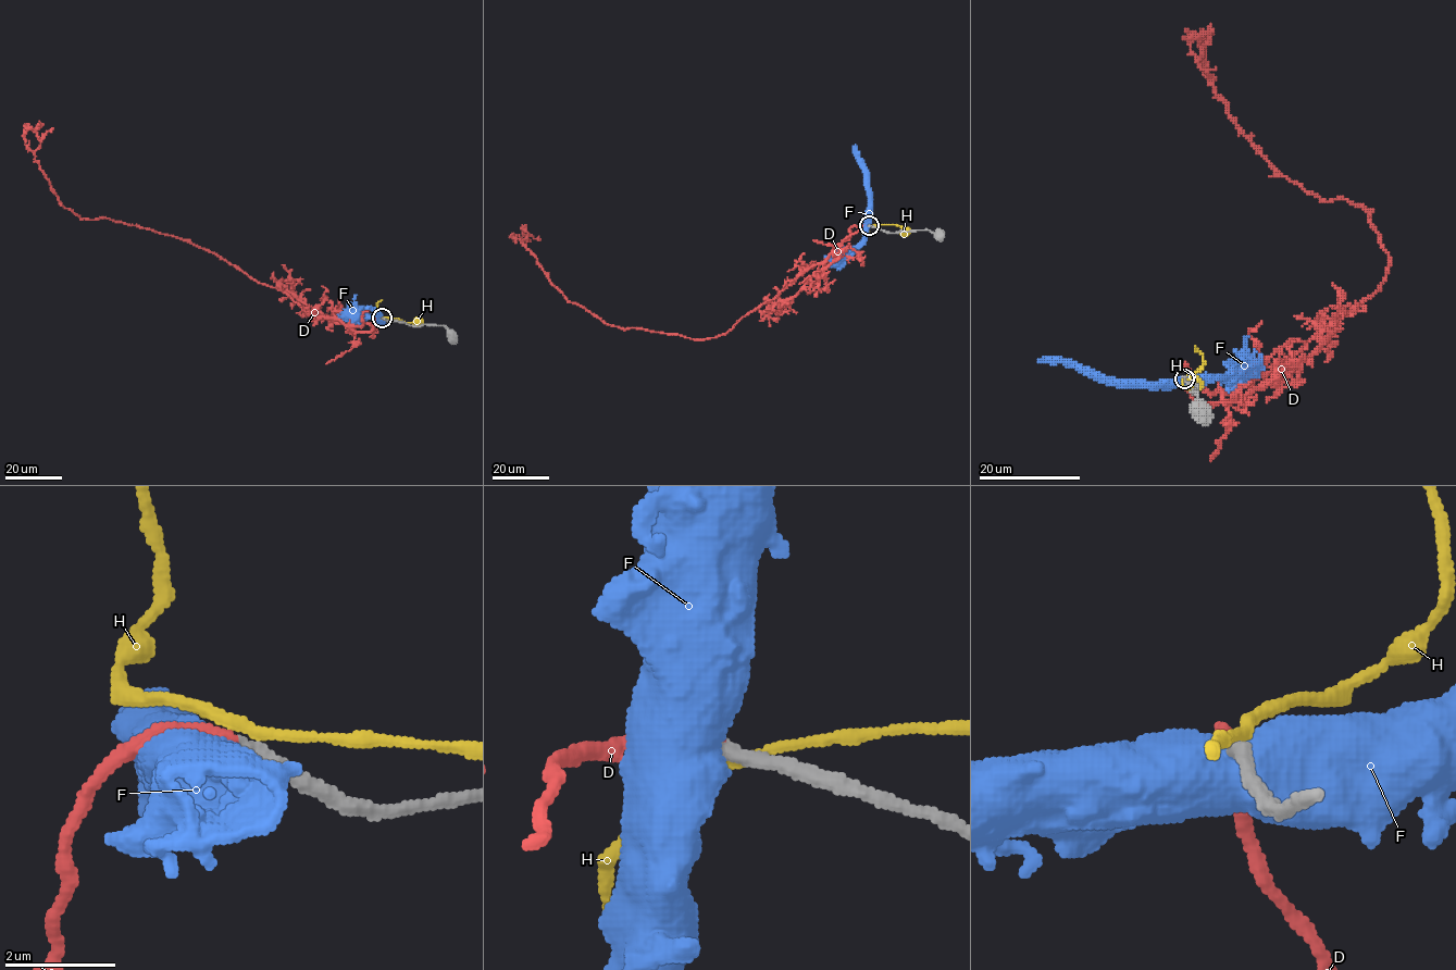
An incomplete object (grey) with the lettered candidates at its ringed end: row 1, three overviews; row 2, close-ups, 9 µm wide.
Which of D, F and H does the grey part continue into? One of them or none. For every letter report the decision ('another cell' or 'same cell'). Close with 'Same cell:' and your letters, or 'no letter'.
D: same cell
F: another cell
H: another cell
Same cell: D

